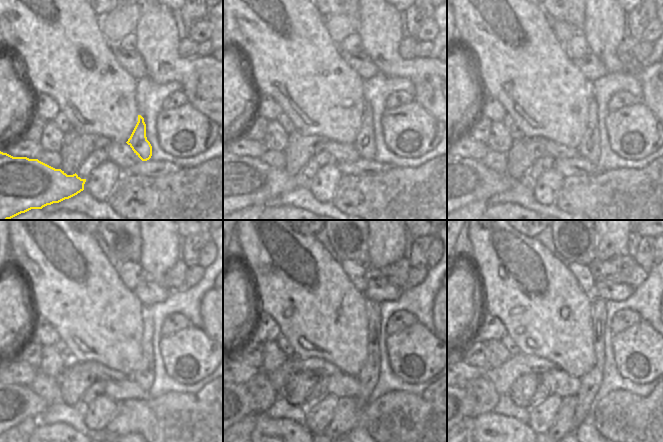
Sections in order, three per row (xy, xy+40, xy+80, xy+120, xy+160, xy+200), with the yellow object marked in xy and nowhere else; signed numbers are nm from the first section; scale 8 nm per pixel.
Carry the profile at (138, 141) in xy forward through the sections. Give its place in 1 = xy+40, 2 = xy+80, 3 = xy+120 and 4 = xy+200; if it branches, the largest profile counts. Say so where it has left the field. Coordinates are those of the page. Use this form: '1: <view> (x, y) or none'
1: xy+40 (364, 143)
2: xy+80 (589, 148)
3: xy+120 (144, 375)
4: xy+200 (590, 383)

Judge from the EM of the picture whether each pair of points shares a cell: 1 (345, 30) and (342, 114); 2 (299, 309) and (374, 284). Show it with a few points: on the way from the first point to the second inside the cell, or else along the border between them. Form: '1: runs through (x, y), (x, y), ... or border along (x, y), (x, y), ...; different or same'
1: border along (326, 23), (326, 29), (331, 39), (337, 45); different
2: border along (363, 293), (368, 302); different

